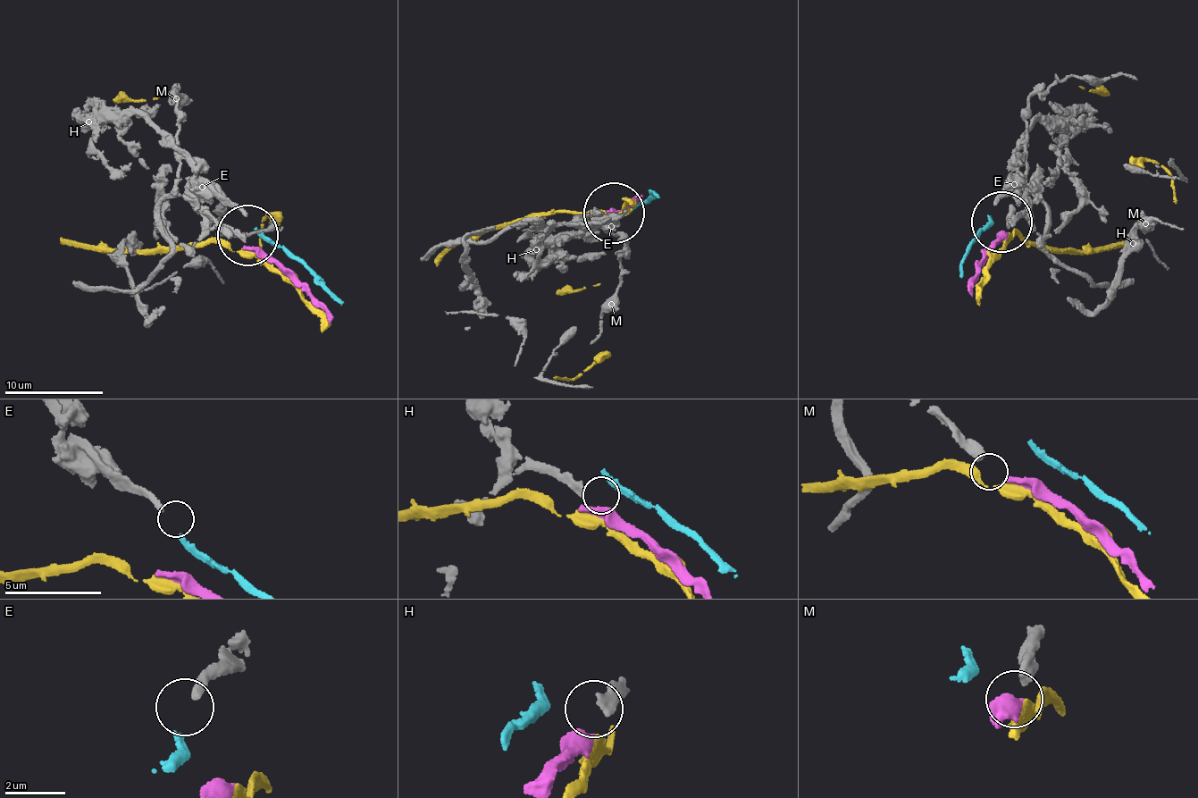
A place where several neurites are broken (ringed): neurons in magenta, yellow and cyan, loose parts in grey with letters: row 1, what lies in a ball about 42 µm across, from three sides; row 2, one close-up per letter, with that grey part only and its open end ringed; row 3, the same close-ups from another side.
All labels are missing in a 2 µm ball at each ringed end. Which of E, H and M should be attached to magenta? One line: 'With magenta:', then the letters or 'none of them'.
With magenta: M

